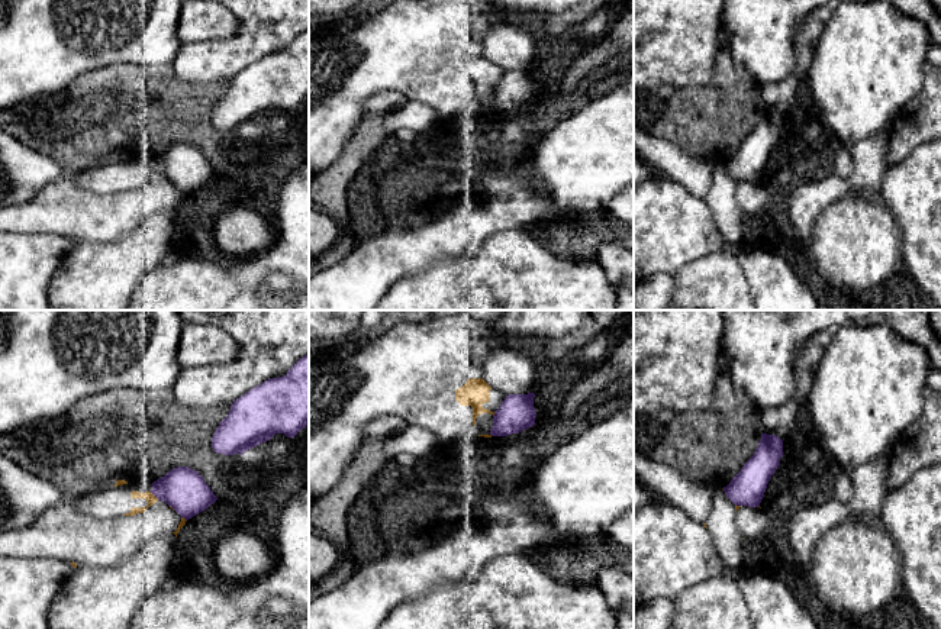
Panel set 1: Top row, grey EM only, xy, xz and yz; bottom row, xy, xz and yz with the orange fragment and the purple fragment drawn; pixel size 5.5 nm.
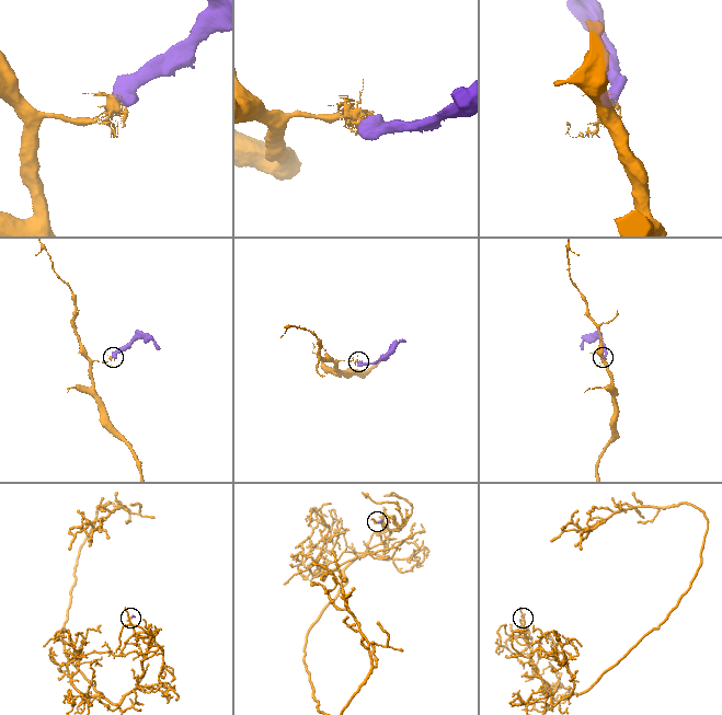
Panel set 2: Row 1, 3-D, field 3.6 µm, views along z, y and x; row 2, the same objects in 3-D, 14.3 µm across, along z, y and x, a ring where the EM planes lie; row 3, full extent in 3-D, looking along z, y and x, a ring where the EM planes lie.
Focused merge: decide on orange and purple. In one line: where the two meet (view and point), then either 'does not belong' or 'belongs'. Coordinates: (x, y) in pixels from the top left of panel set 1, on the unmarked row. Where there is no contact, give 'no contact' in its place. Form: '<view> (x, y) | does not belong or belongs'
xy (152, 170) | does not belong

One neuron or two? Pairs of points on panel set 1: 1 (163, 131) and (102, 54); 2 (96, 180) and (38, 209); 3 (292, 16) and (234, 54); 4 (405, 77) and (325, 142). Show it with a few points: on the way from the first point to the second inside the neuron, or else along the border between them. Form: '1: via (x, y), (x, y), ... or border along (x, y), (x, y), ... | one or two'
1: border along (144, 65), (113, 63), (79, 77) | two
2: border along (45, 187), (71, 174), (84, 190), (113, 194) | two
3: via (277, 25), (267, 26), (248, 45) | one
4: via (382, 77), (374, 77), (332, 119) | one

